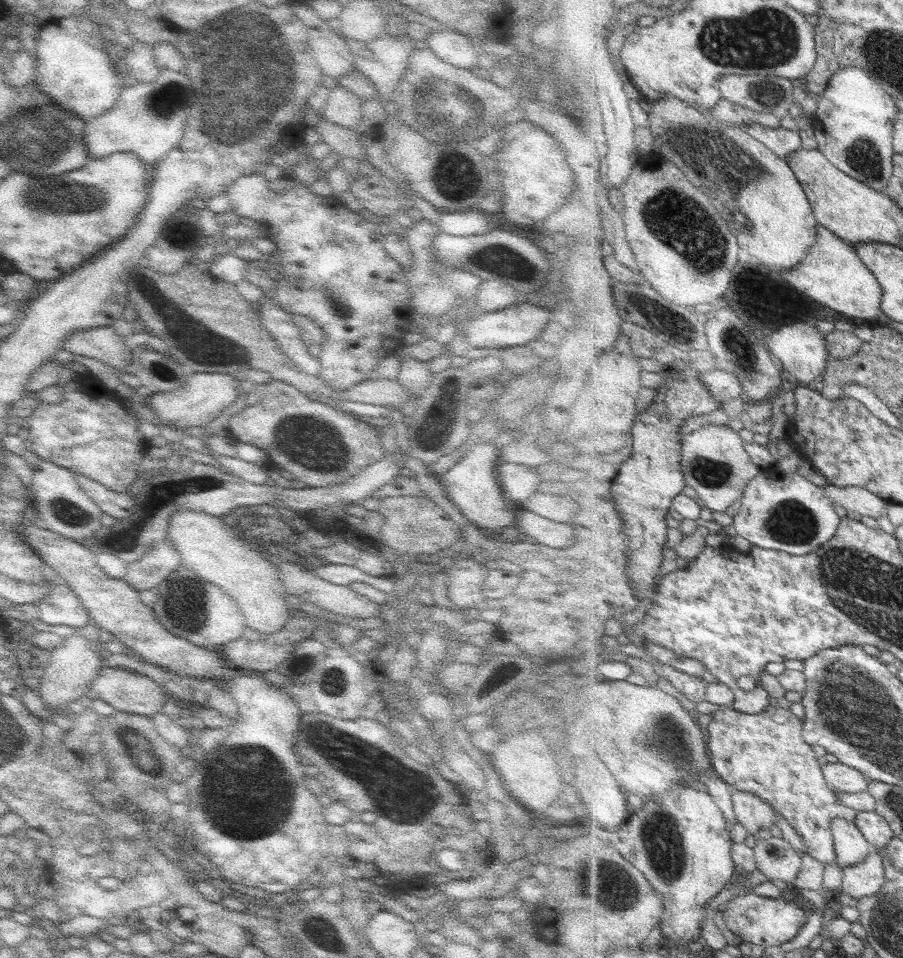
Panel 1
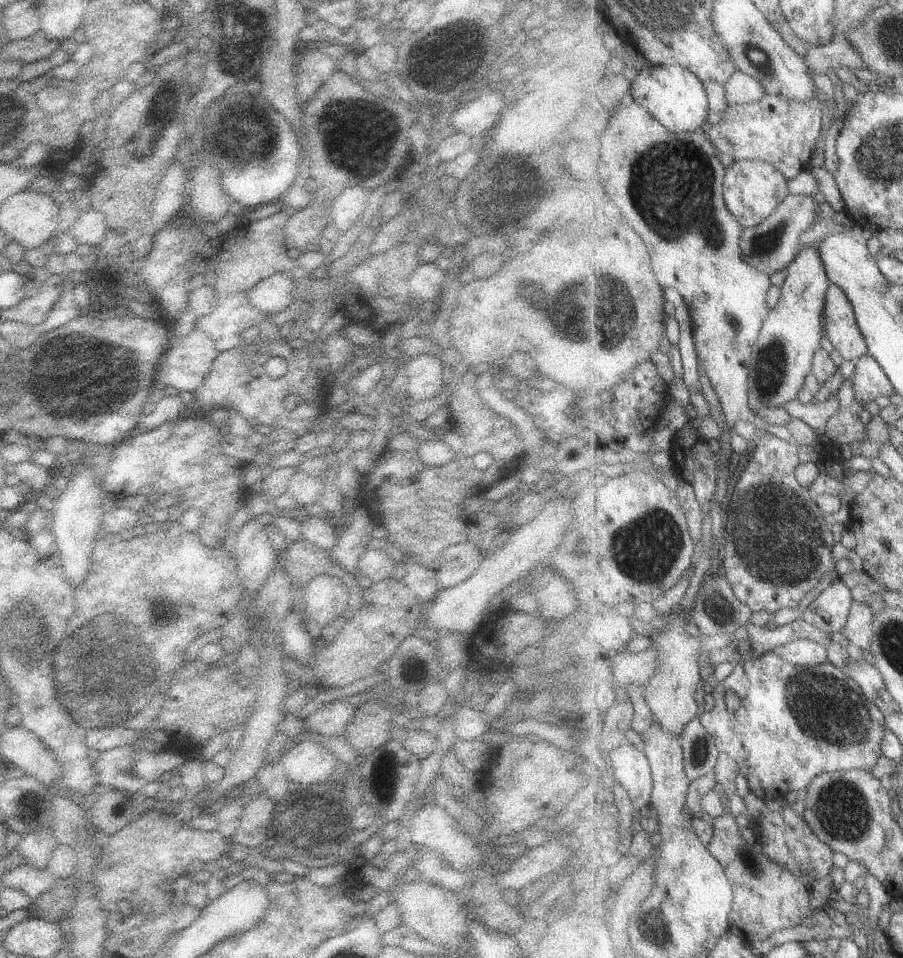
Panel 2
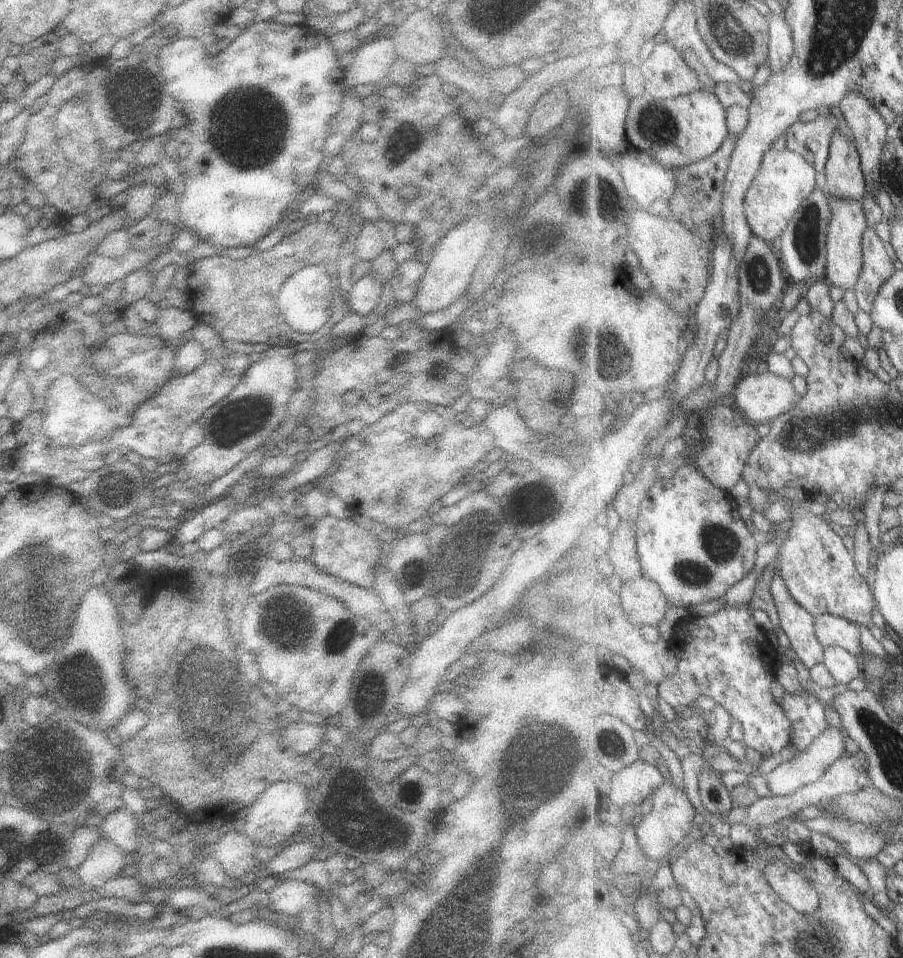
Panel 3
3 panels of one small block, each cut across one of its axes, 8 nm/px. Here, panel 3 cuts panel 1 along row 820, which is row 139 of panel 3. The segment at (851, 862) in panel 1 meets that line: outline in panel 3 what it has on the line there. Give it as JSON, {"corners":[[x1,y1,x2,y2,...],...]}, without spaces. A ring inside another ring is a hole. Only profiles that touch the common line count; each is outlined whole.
{"corners":[[841,131,832,140,825,179,823,187,829,196,862,201,867,194,860,151]]}

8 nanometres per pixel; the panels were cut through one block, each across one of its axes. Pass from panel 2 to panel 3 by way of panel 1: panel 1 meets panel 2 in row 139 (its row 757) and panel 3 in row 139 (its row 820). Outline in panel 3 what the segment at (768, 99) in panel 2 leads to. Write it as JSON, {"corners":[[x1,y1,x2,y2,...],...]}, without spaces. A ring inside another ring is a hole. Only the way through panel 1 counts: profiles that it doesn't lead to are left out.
{"corners":[[833,114,829,116,818,116,809,122,794,122,785,132,787,138,787,148,802,154,819,172,825,172,826,164,830,157,832,140,836,132,841,131,850,141,854,142,852,131,845,118,839,119]]}

